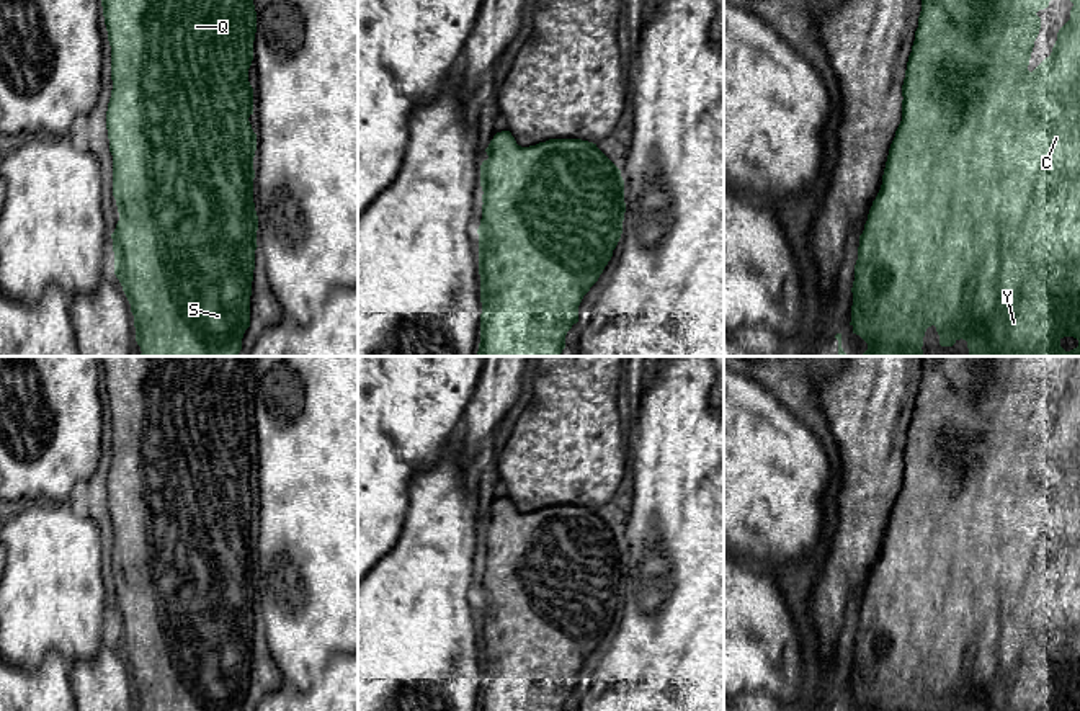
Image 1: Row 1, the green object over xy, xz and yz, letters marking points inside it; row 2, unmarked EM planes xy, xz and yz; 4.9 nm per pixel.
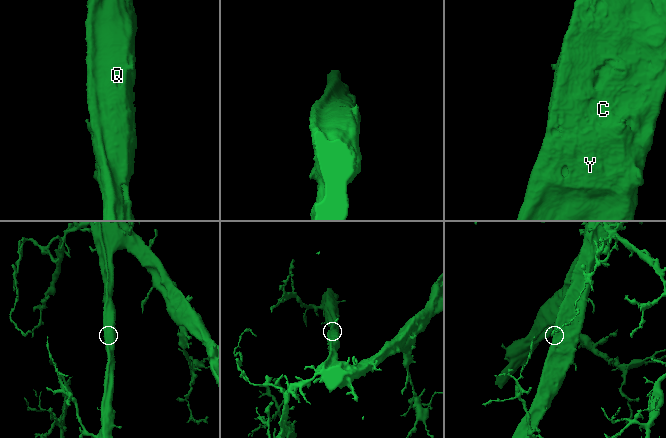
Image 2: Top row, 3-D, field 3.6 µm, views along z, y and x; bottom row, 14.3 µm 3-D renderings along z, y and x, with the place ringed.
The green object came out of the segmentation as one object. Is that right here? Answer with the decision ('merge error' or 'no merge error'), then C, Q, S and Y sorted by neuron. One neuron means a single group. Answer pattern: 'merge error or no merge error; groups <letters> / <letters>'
no merge error; groups C Q S Y

